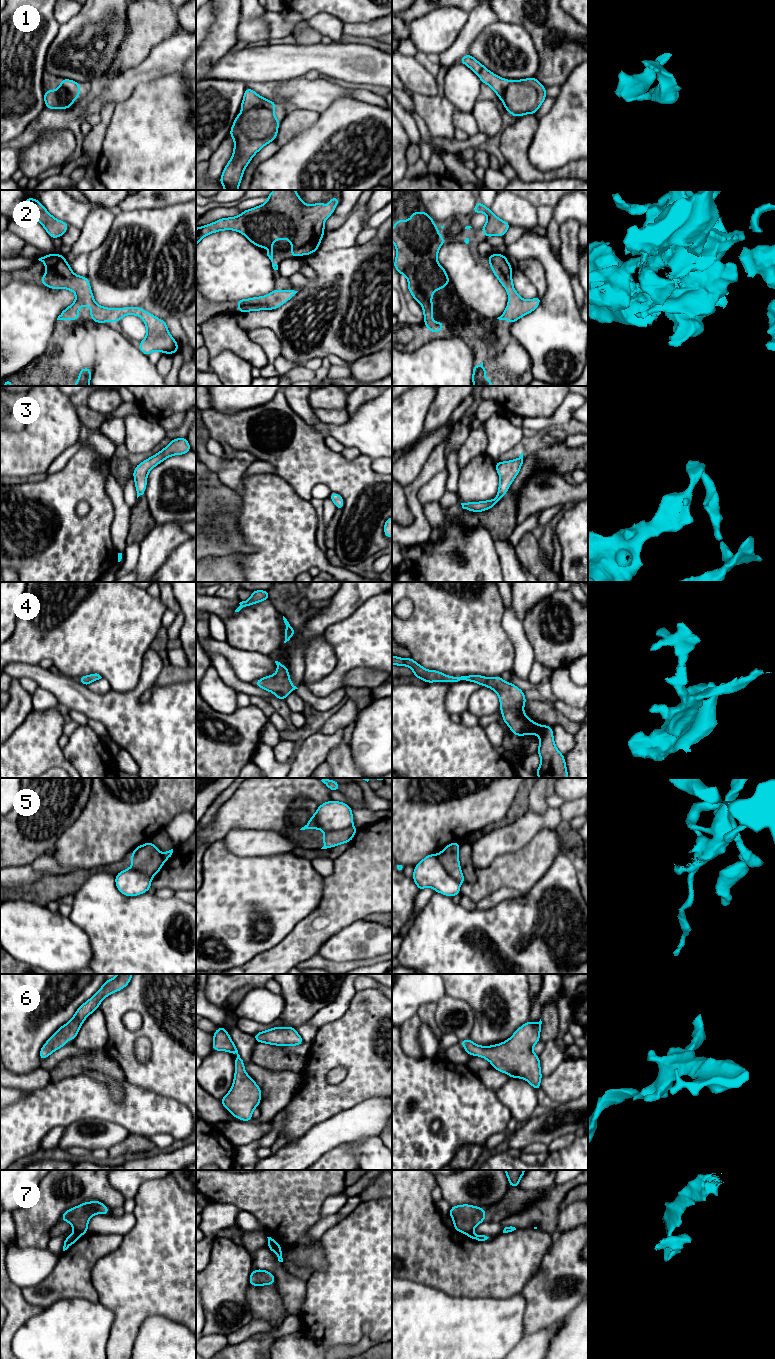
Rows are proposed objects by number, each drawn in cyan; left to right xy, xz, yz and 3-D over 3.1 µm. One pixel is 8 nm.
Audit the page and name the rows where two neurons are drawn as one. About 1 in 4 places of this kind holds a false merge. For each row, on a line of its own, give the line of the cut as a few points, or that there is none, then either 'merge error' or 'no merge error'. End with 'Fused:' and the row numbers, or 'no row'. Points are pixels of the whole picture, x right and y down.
1: no cut | no merge error
2: no cut | no merge error
3: no cut | no merge error
4: no cut | no merge error
5: yz (437, 854), (444, 869), (460, 883) | merge error
6: no cut | no merge error
7: xz (268, 1243), (281, 1250) | merge error
Fused: 5, 7

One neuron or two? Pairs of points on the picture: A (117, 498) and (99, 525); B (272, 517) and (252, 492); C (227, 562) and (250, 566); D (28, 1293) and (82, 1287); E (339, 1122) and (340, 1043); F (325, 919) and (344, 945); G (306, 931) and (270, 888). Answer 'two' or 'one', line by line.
A: two
B: one
C: two
D: one
E: two
F: two
G: two

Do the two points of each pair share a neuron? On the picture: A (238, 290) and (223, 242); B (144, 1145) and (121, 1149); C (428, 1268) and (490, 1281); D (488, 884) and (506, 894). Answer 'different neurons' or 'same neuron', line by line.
A: same neuron
B: same neuron
C: same neuron
D: different neurons

